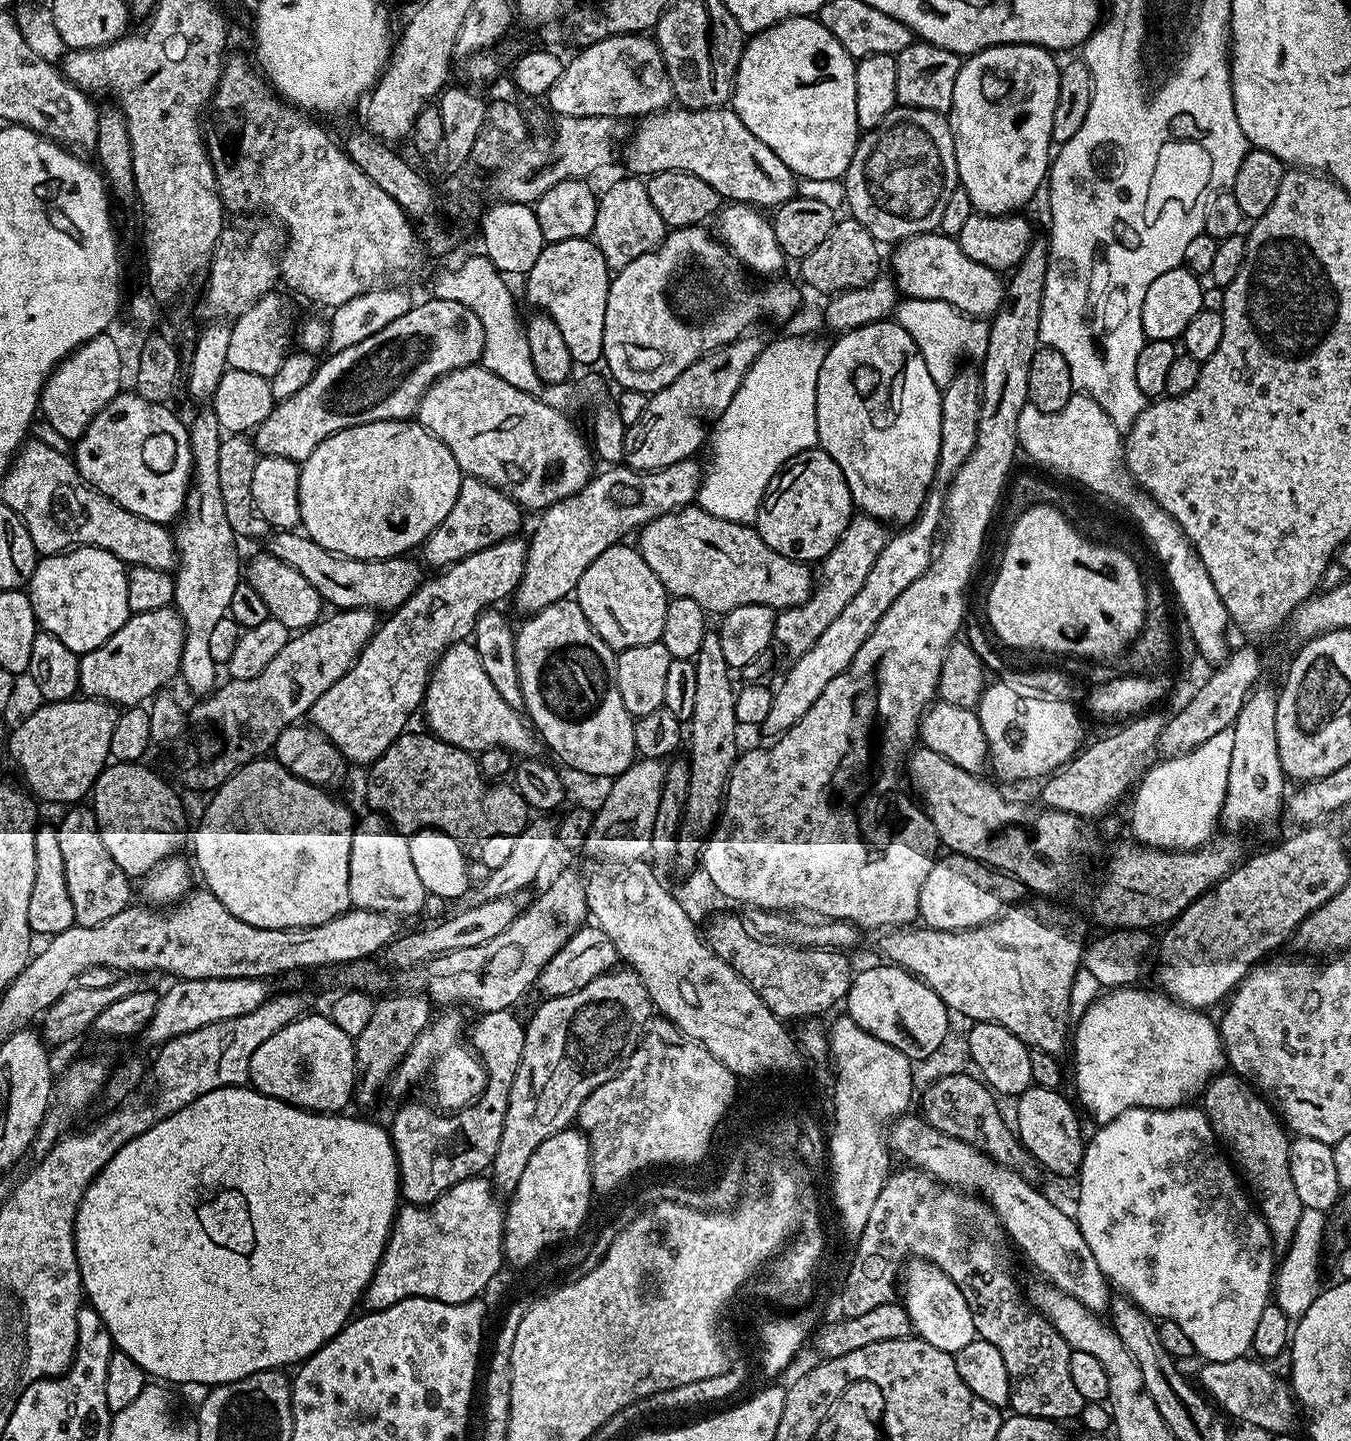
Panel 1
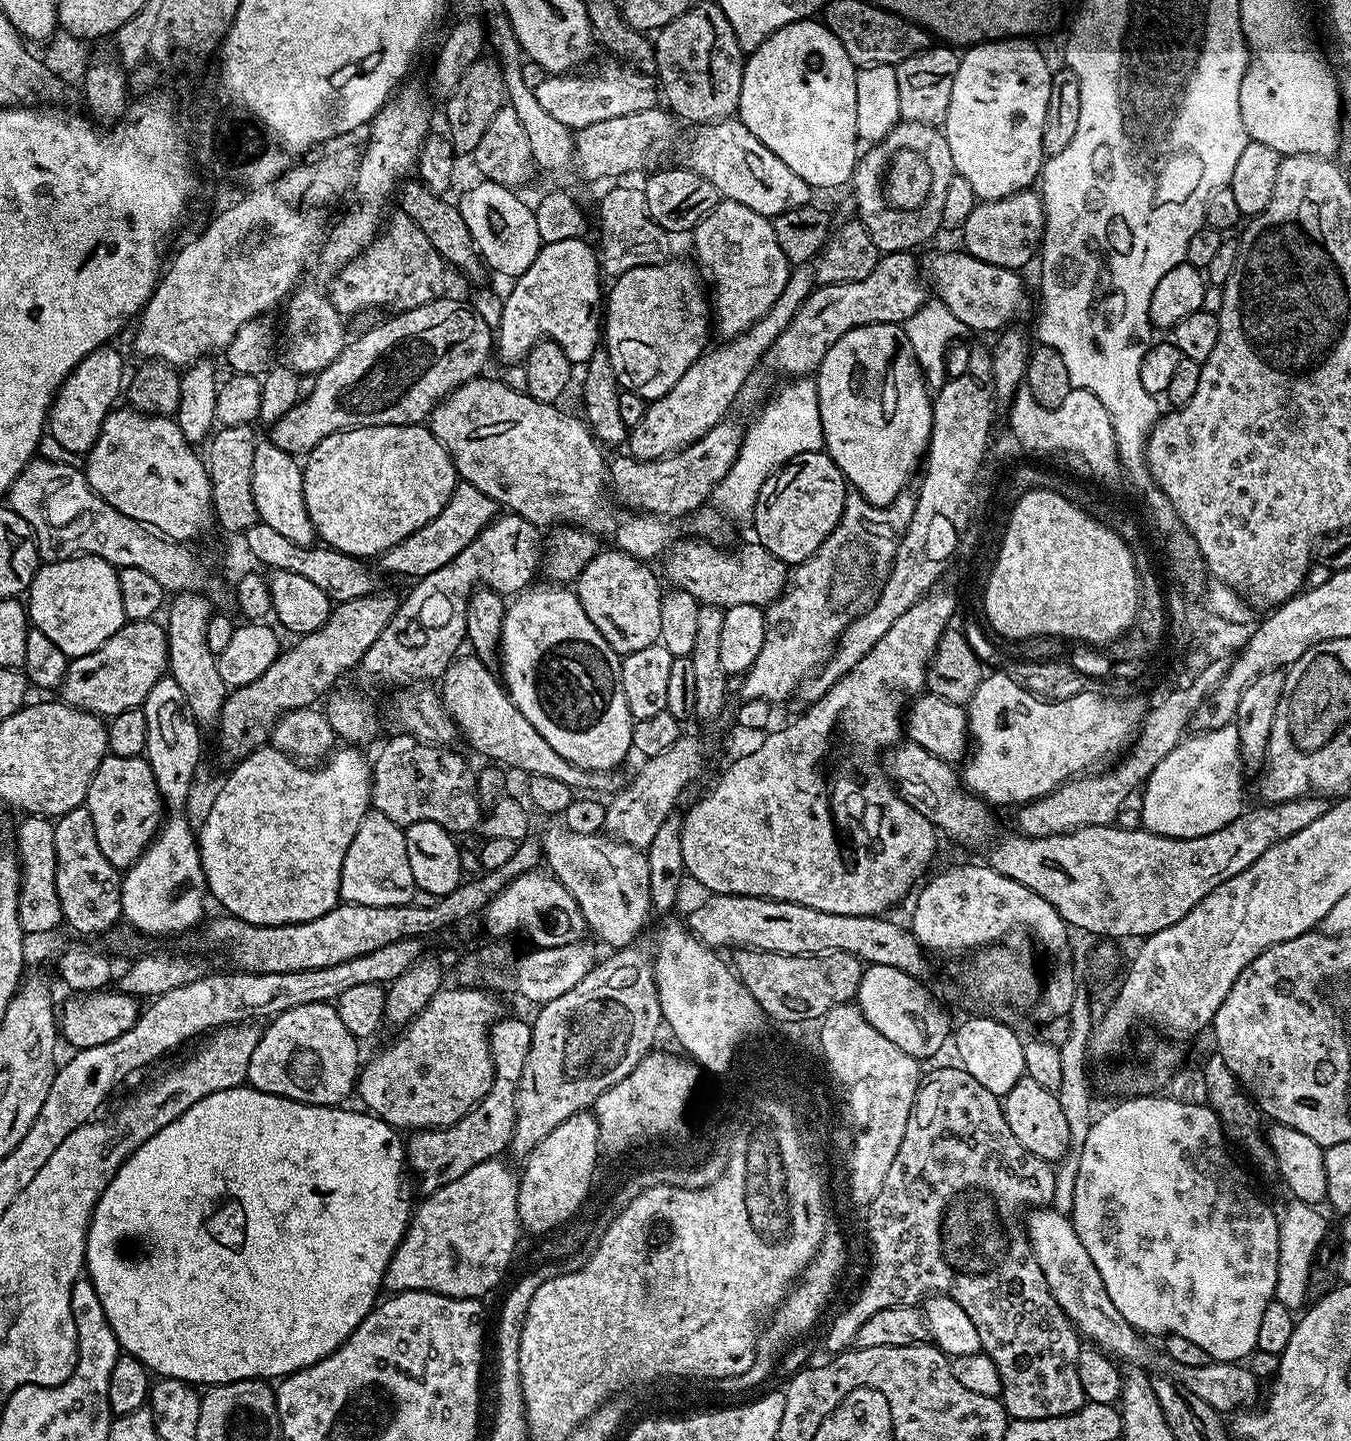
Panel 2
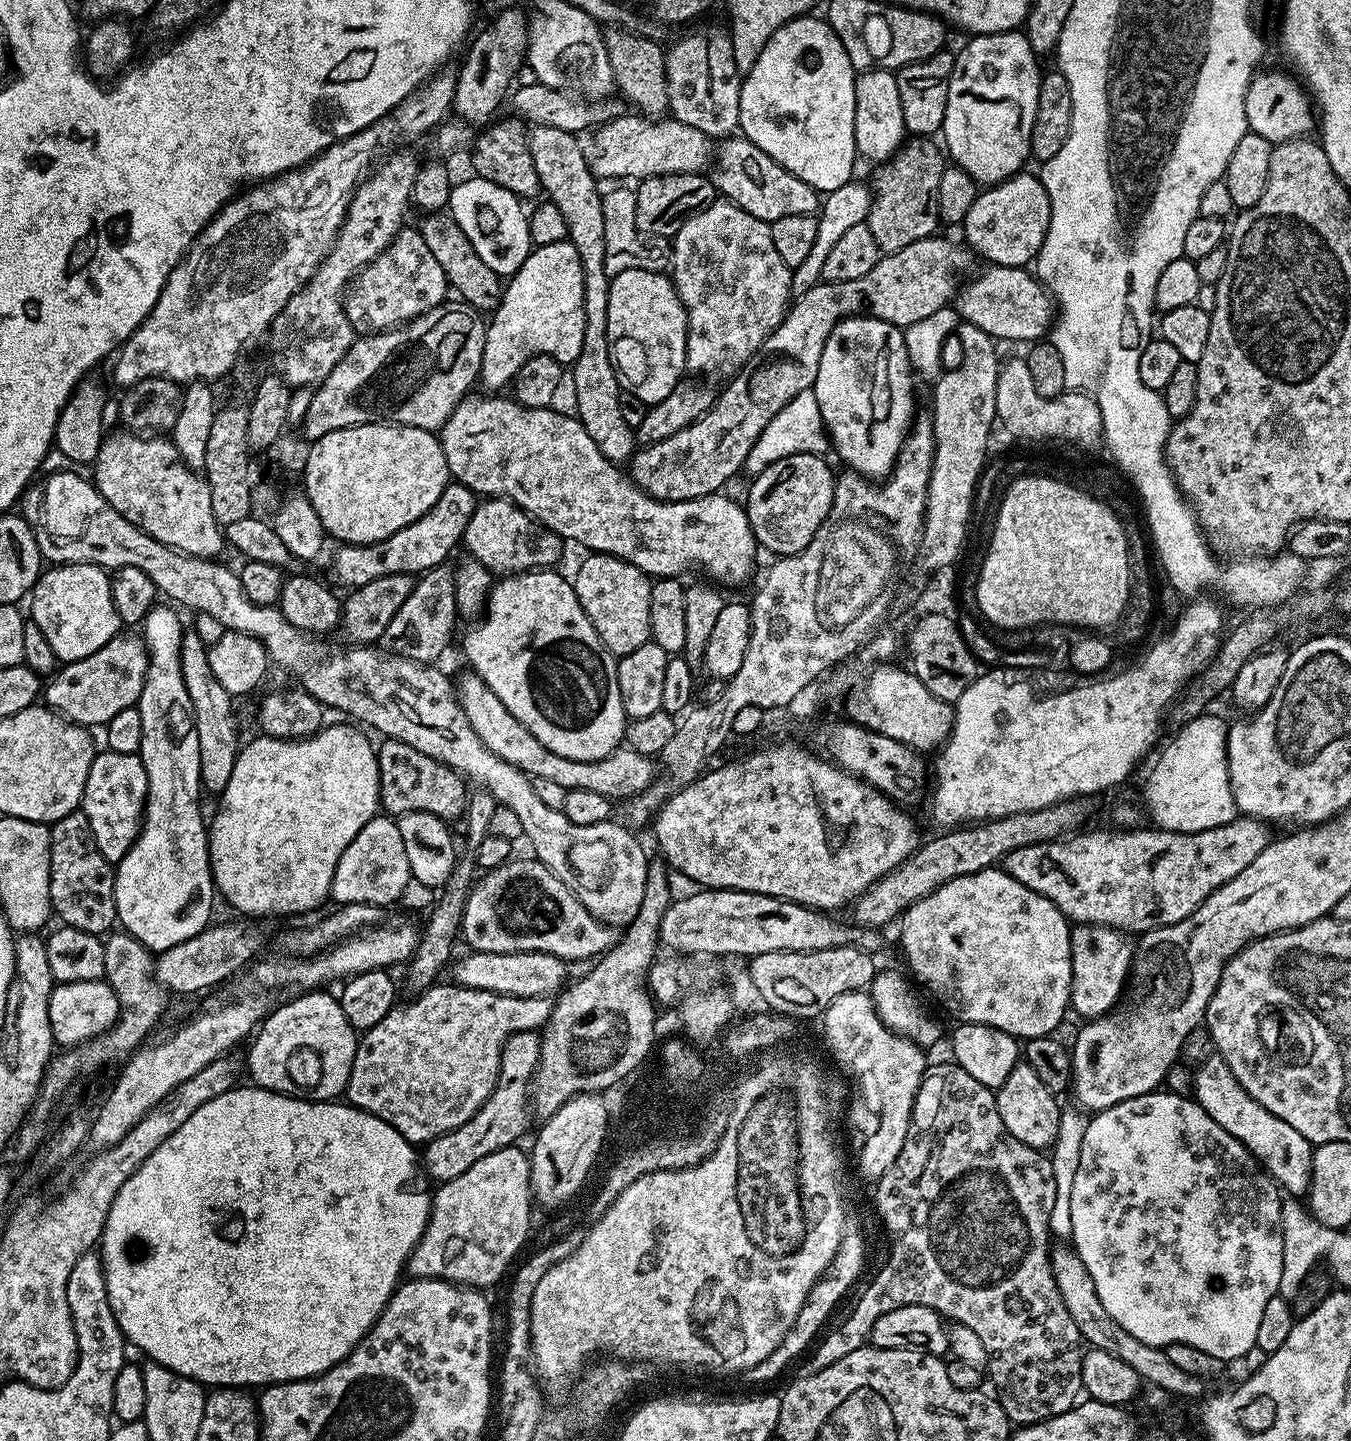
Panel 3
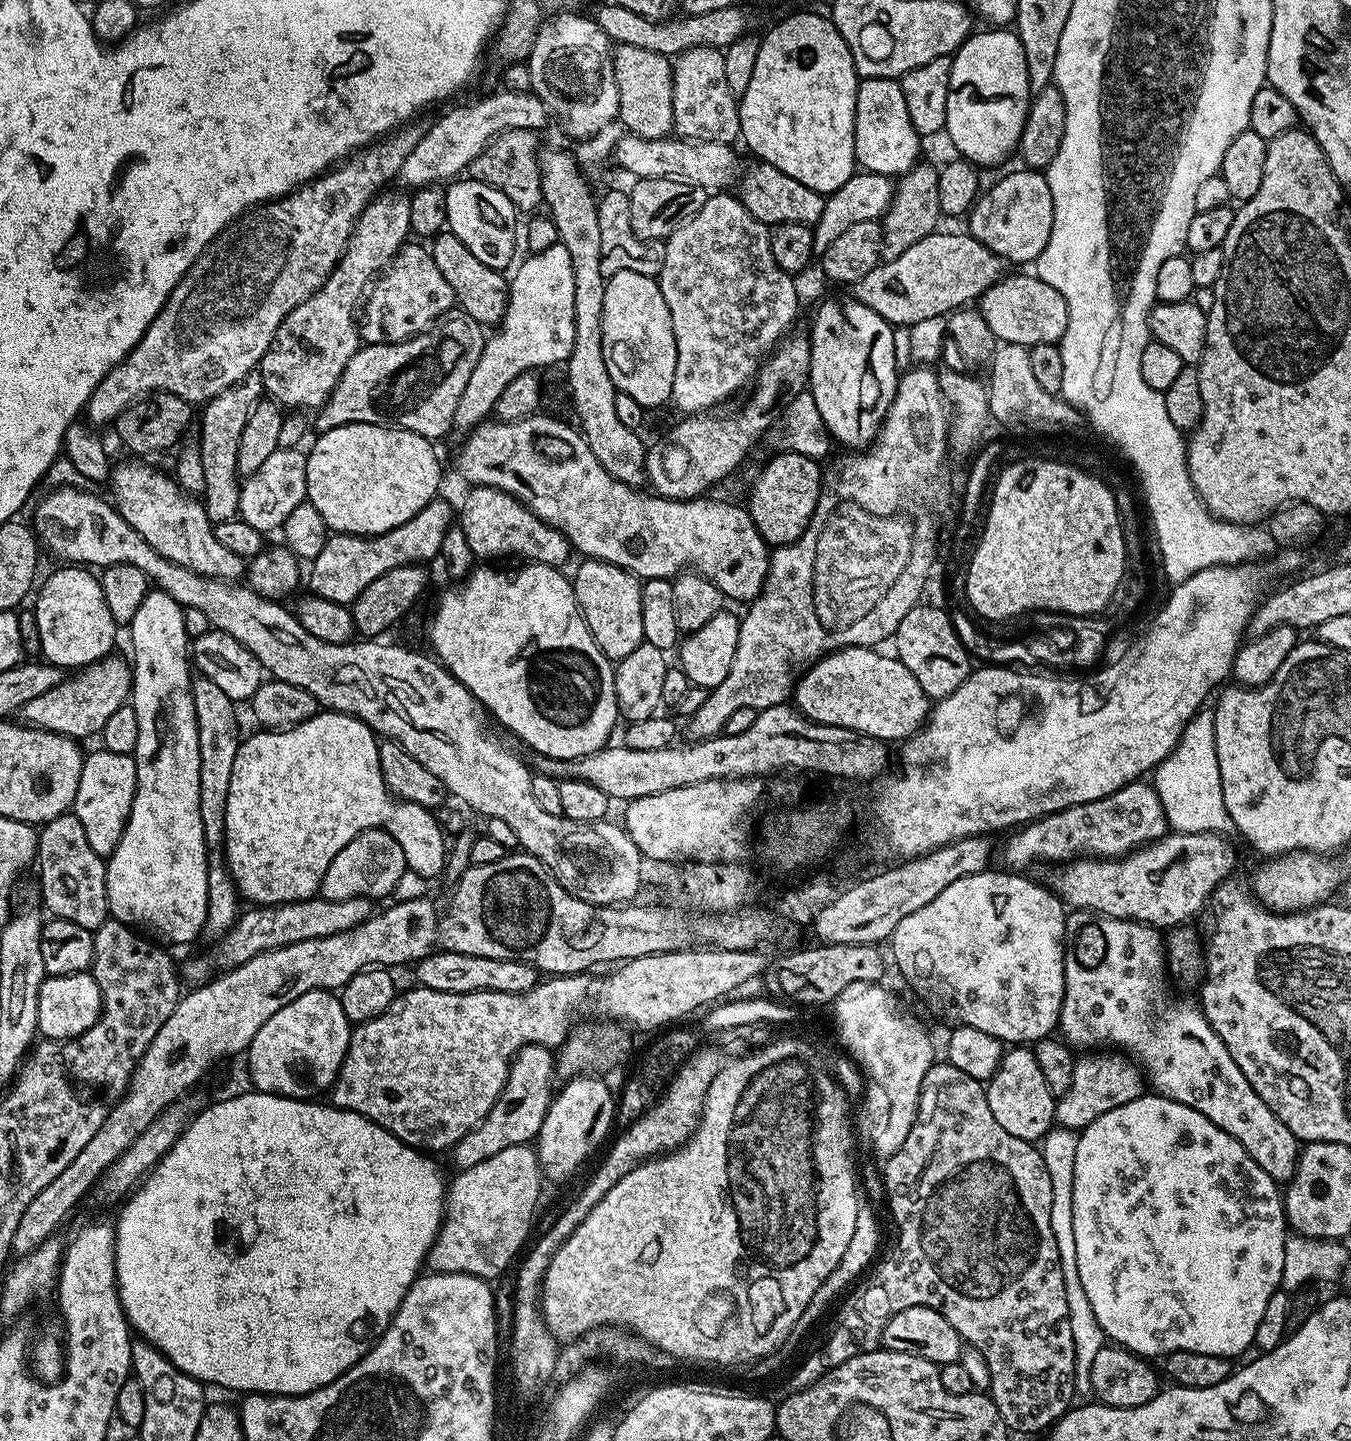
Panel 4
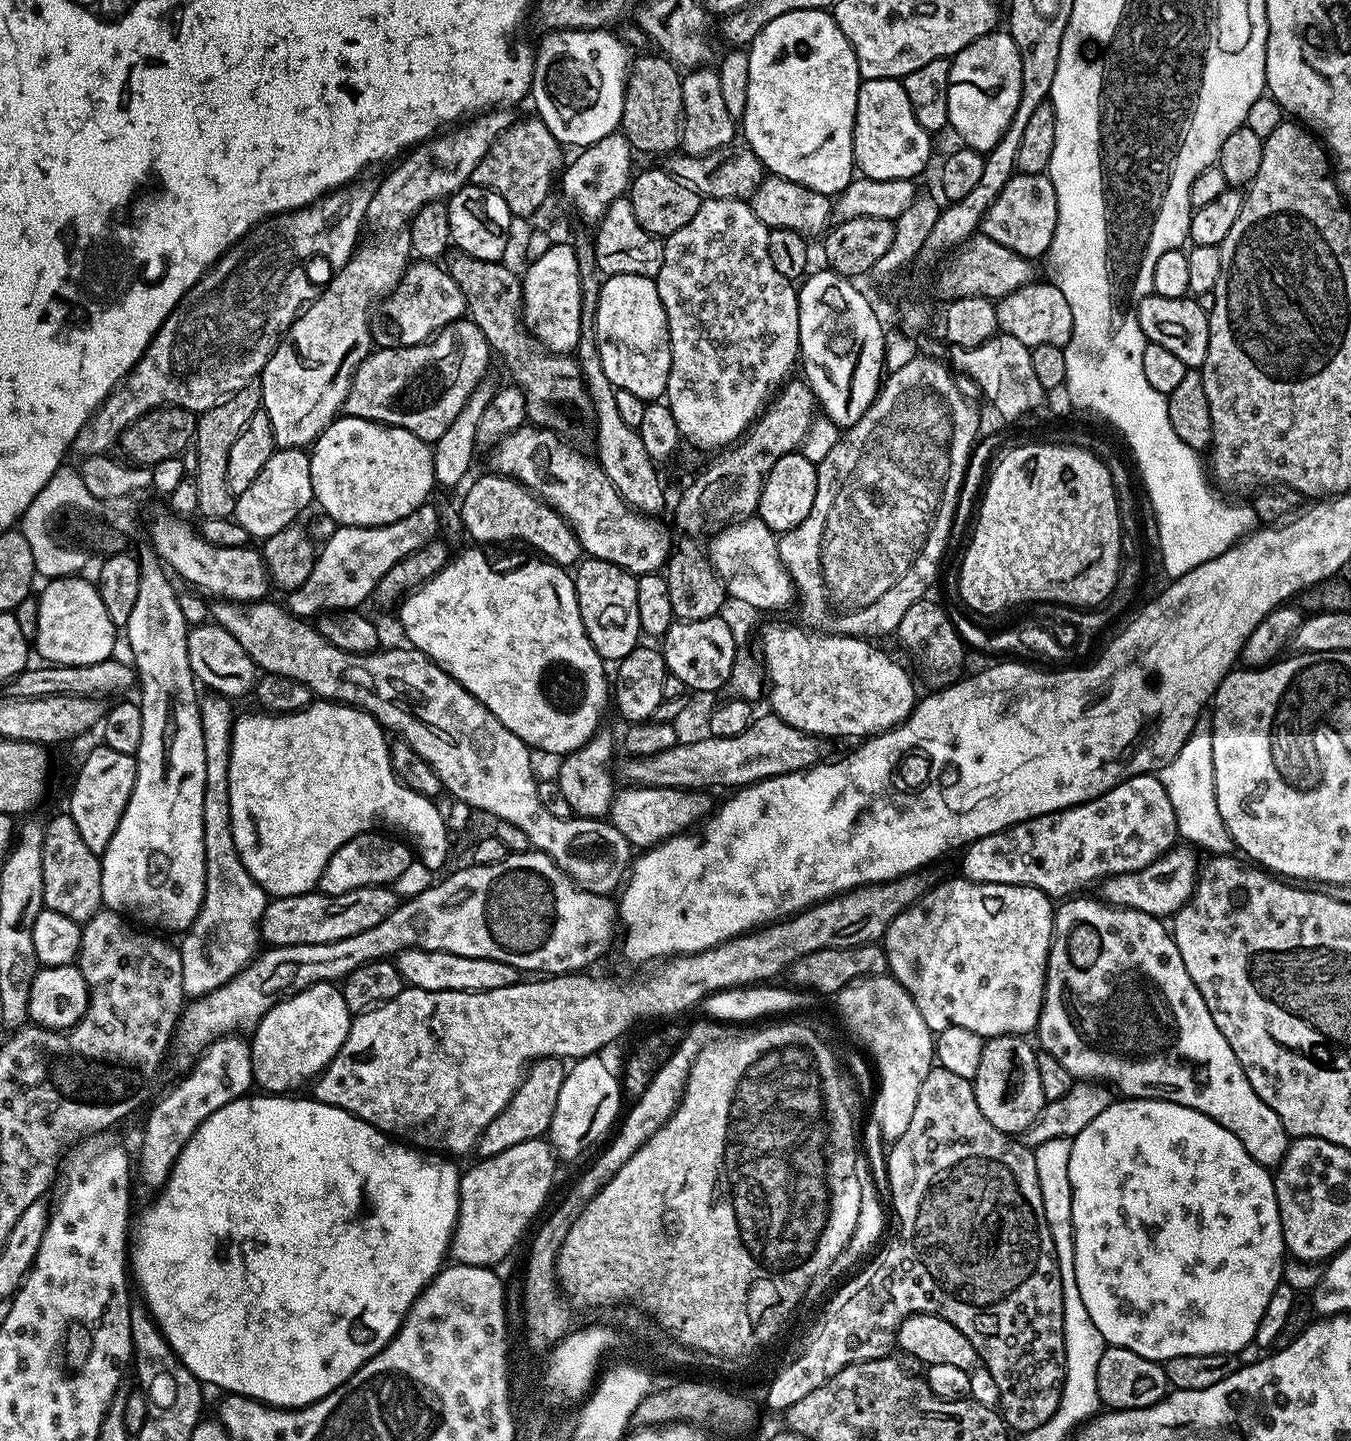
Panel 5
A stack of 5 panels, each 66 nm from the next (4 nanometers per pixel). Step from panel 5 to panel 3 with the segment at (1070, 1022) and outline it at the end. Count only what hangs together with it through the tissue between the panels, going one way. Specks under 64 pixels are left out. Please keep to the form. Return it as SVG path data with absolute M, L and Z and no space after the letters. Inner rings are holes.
M1076 924L1072 928L1072 1002L1073 1013L1084 1016L1080 1018L1097 1018L1107 1016L1120 1000L1120 995L1126 992L1126 985L1130 980L1130 973L1134 965L1134 944L1127 935L1117 928L1102 926L1101 924ZM1212 1054L1212 1057L1201 1066L1196 1072L1196 1093L1194 1099L1197 1104L1222 1126L1251 1156L1256 1157L1256 1163L1276 1181L1277 1185L1289 1197L1300 1198L1308 1191L1312 1184L1312 1150L1313 1145L1294 1126L1282 1122L1270 1110L1266 1110L1246 1090L1242 1090L1240 1083L1230 1074L1230 1066L1221 1060L1219 1055Z

